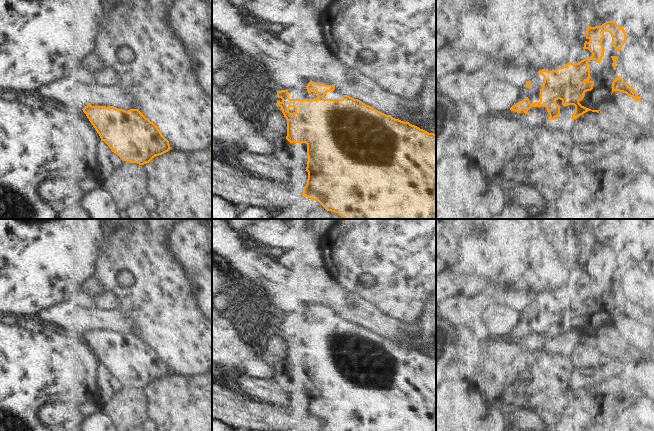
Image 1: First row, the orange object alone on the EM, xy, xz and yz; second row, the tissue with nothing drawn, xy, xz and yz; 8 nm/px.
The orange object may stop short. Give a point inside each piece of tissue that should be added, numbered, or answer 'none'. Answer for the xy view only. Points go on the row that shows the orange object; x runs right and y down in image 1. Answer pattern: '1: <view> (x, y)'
none

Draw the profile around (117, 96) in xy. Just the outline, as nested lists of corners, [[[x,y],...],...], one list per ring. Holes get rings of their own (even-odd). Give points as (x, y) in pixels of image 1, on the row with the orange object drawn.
[[[68,75],[64,78],[54,81],[44,87],[39,88],[35,95],[45,102],[56,103],[66,109],[83,109],[89,103],[92,106],[114,106],[118,109],[135,109],[135,97],[127,92],[125,87],[118,84],[115,86],[98,87],[91,82],[90,75]]]

